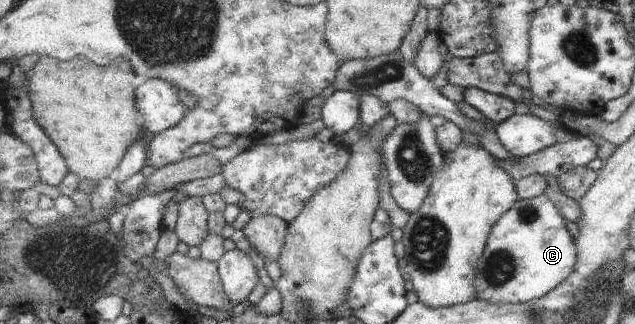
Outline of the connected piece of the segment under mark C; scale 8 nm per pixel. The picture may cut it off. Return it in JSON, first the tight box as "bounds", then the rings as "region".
{"bounds":[475,193,577,304],"region":[[[546,193],[518,203],[492,228],[475,280],[477,299],[493,304],[525,304],[547,296],[574,267],[577,251],[555,201]]]}

